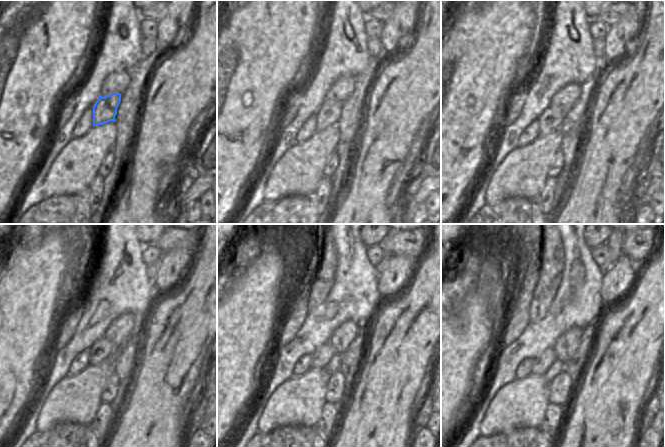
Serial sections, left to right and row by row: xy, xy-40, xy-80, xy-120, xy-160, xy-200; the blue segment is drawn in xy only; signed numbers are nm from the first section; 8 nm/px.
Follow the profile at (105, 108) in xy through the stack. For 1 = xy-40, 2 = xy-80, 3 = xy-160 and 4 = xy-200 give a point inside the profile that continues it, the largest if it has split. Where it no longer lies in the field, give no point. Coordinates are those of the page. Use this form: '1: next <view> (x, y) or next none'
1: next xy-40 (328, 114)
2: next xy-80 (551, 119)
3: next xy-160 (322, 355)
4: next xy-200 (541, 364)

